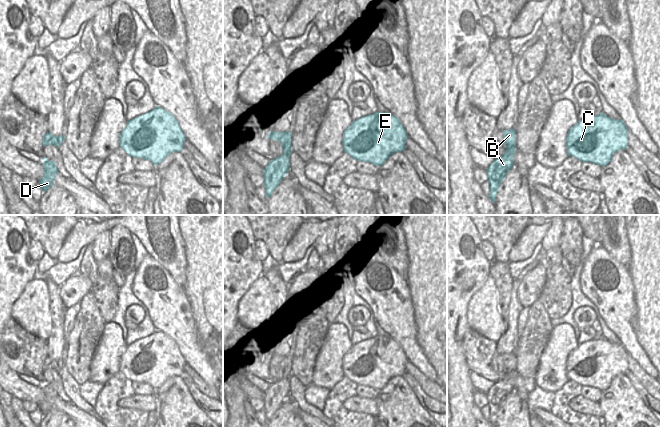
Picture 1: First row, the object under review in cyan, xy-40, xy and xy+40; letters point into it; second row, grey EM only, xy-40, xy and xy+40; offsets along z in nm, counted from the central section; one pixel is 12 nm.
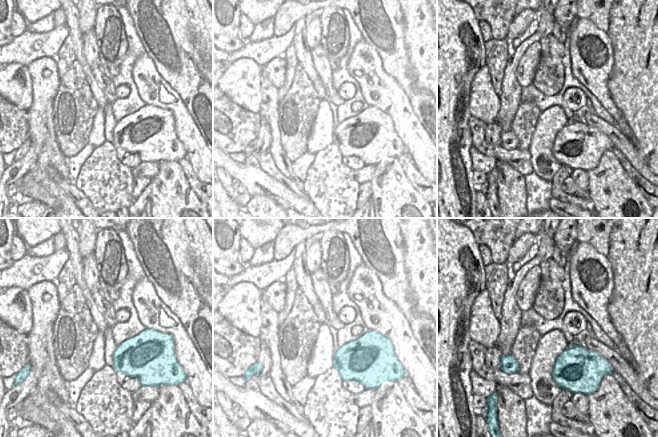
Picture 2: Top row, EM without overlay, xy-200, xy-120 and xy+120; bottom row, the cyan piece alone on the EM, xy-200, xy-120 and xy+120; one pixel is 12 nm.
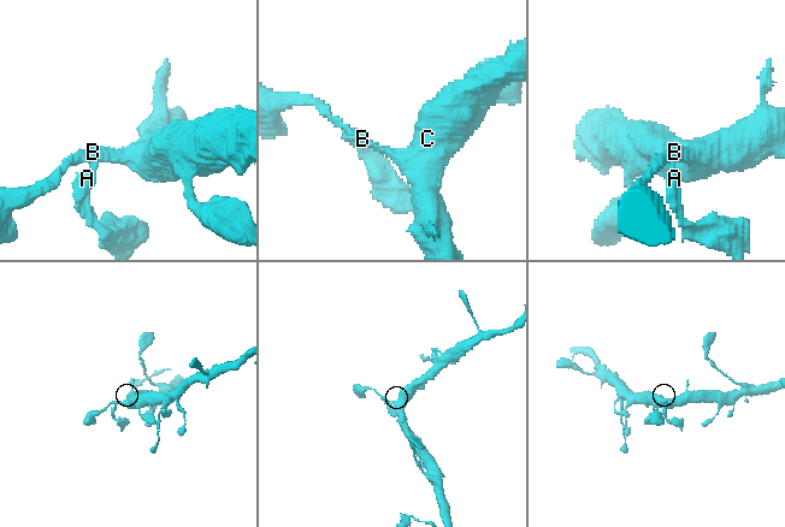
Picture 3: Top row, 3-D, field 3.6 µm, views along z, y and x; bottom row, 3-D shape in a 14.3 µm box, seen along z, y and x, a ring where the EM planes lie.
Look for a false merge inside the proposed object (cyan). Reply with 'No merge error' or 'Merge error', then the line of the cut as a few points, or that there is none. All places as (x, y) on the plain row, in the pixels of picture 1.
Merge error. Split along xy+40 (506, 368), (515, 370).

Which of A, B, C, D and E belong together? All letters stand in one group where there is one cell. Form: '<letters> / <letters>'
A D / B C E

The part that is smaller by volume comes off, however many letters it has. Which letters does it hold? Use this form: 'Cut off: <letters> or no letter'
Cut off: A, D

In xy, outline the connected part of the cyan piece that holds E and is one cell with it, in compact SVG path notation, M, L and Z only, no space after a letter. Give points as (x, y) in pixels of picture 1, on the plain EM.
M375 336L352 346L343 357L343 374L357 385L381 390L393 377L406 372L408 359L397 341L390 336Z

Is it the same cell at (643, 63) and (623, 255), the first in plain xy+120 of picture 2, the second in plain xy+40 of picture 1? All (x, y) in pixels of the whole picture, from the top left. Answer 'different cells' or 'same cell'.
different cells

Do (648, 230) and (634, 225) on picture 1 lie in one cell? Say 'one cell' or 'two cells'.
one cell

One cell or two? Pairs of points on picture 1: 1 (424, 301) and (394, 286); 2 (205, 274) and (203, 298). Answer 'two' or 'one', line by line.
1: two
2: one

